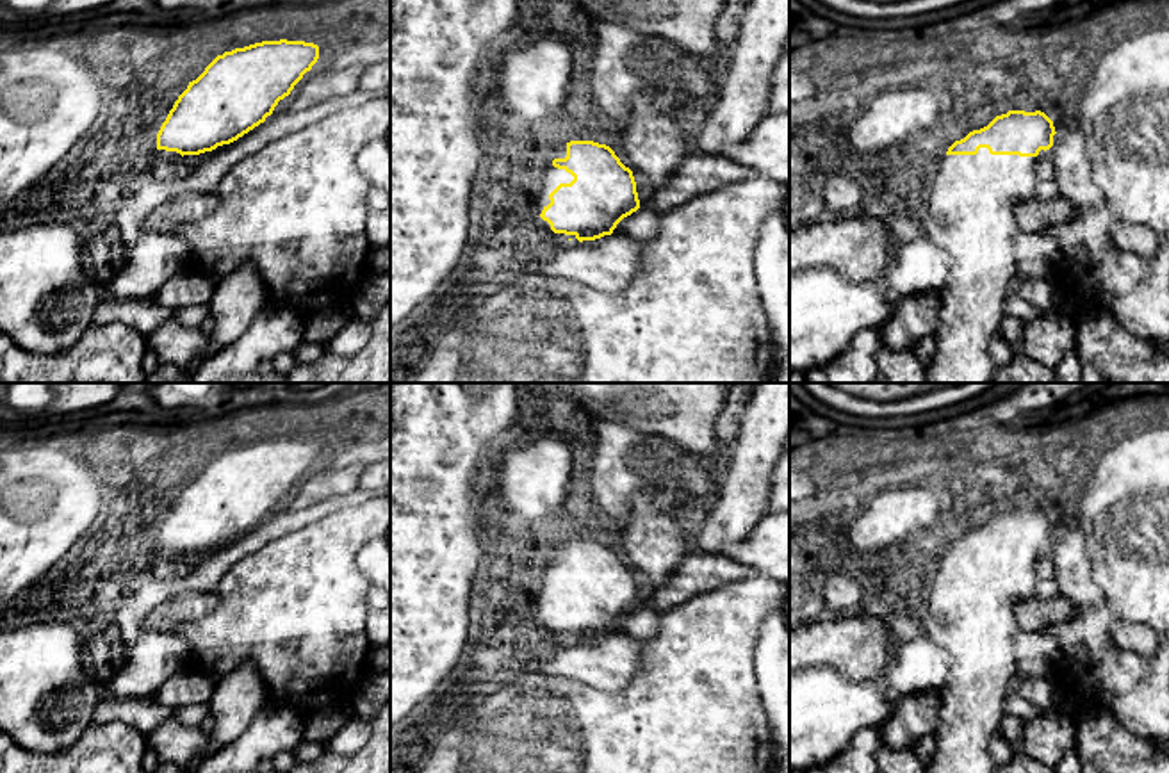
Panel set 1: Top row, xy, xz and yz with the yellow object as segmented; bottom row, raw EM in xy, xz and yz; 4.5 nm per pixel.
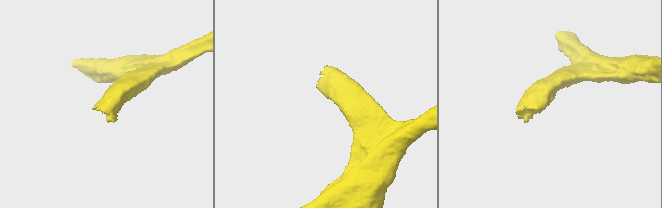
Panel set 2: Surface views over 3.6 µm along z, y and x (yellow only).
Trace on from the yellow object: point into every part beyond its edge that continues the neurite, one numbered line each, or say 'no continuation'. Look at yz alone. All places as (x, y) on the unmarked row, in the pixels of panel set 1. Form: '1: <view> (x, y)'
1: yz (972, 615)

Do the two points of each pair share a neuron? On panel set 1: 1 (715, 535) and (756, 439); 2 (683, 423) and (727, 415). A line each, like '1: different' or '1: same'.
1: same
2: different

